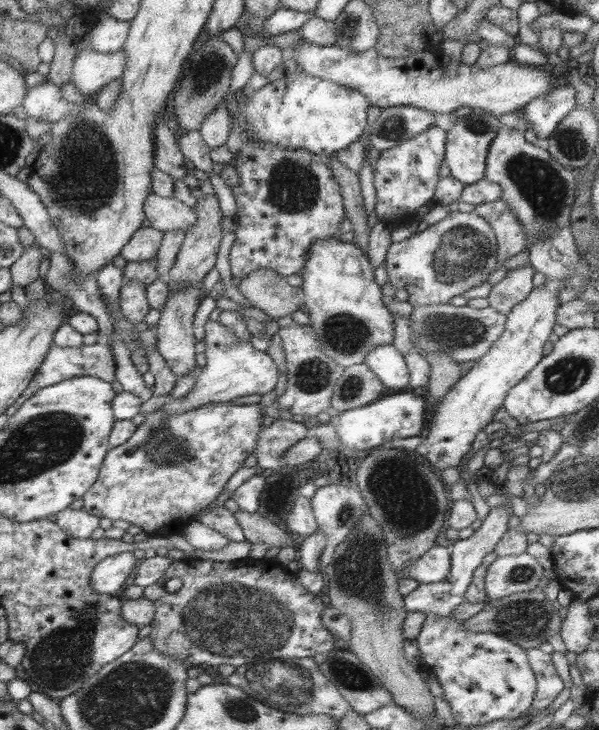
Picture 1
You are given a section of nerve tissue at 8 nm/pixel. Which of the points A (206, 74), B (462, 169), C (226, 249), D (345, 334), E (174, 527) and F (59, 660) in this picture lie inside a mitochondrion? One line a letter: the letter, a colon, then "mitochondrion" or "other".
A: mitochondrion
B: other
C: other
D: mitochondrion
E: other
F: mitochondrion

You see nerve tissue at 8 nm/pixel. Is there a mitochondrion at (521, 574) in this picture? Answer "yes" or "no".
yes

